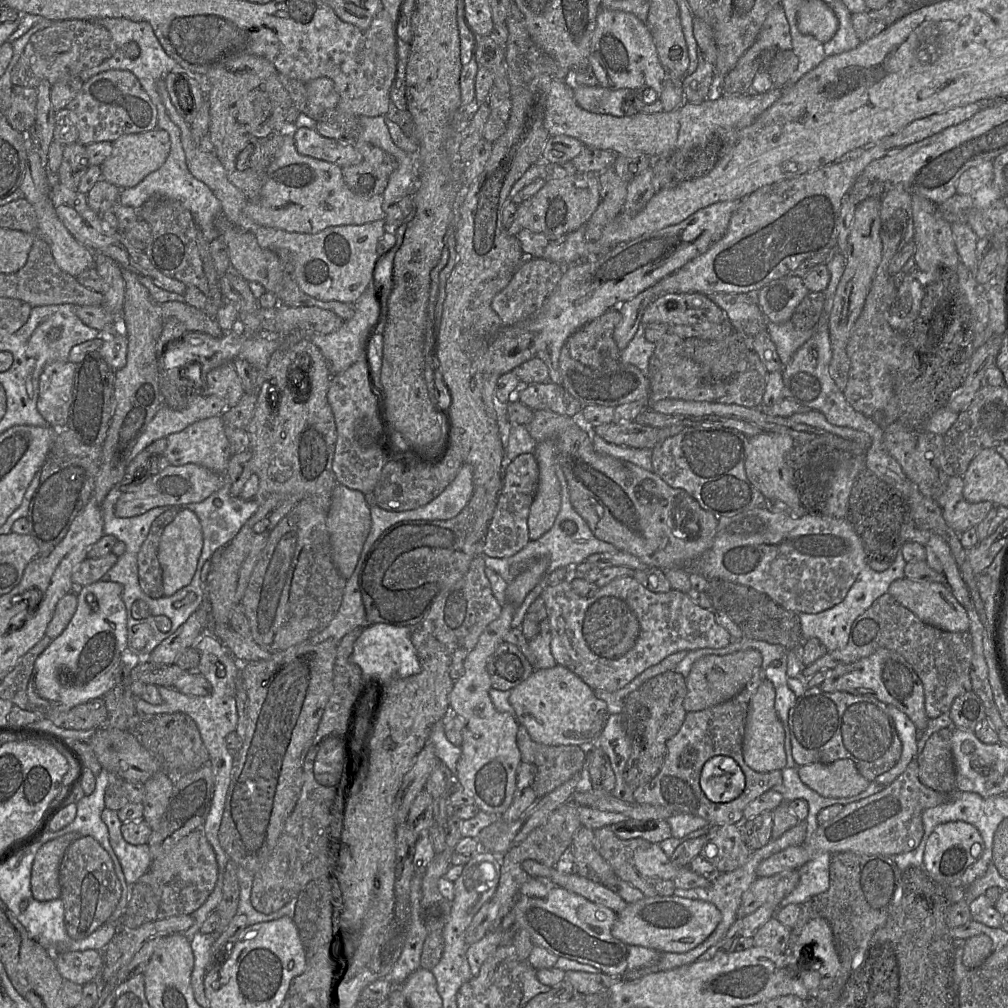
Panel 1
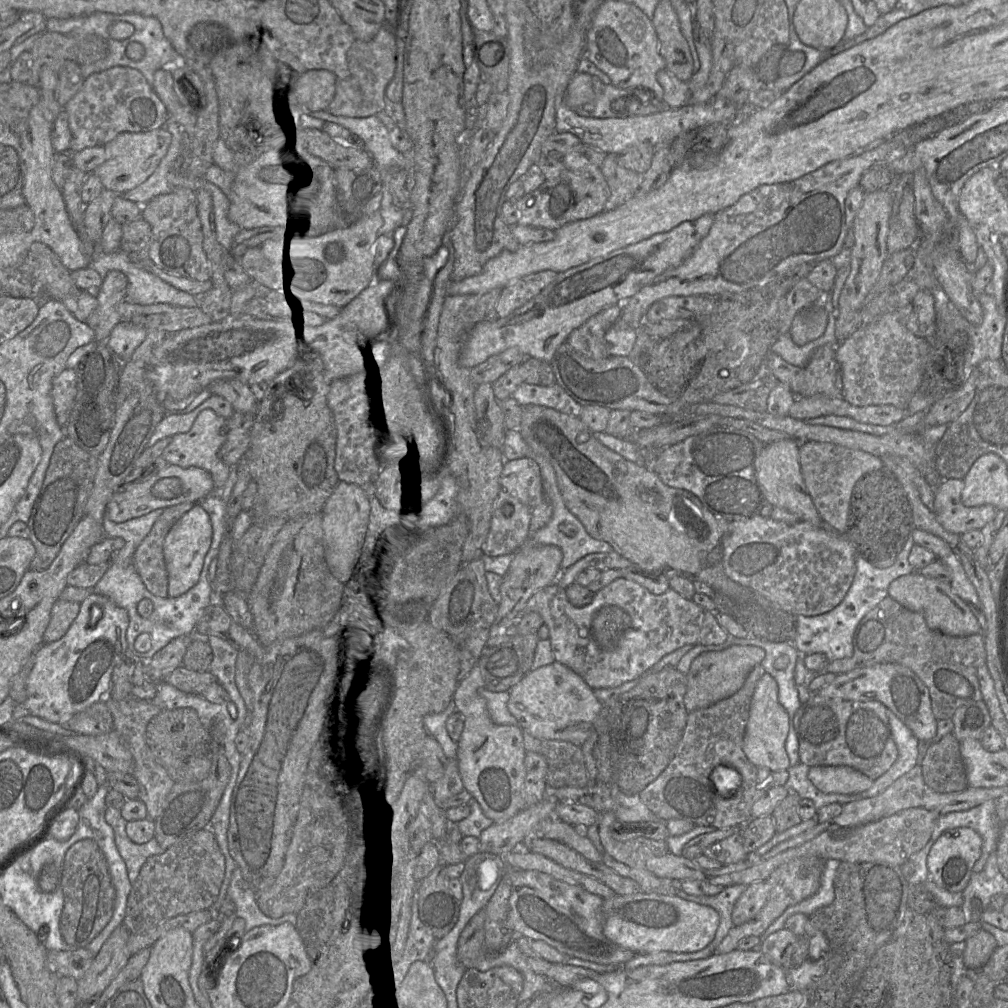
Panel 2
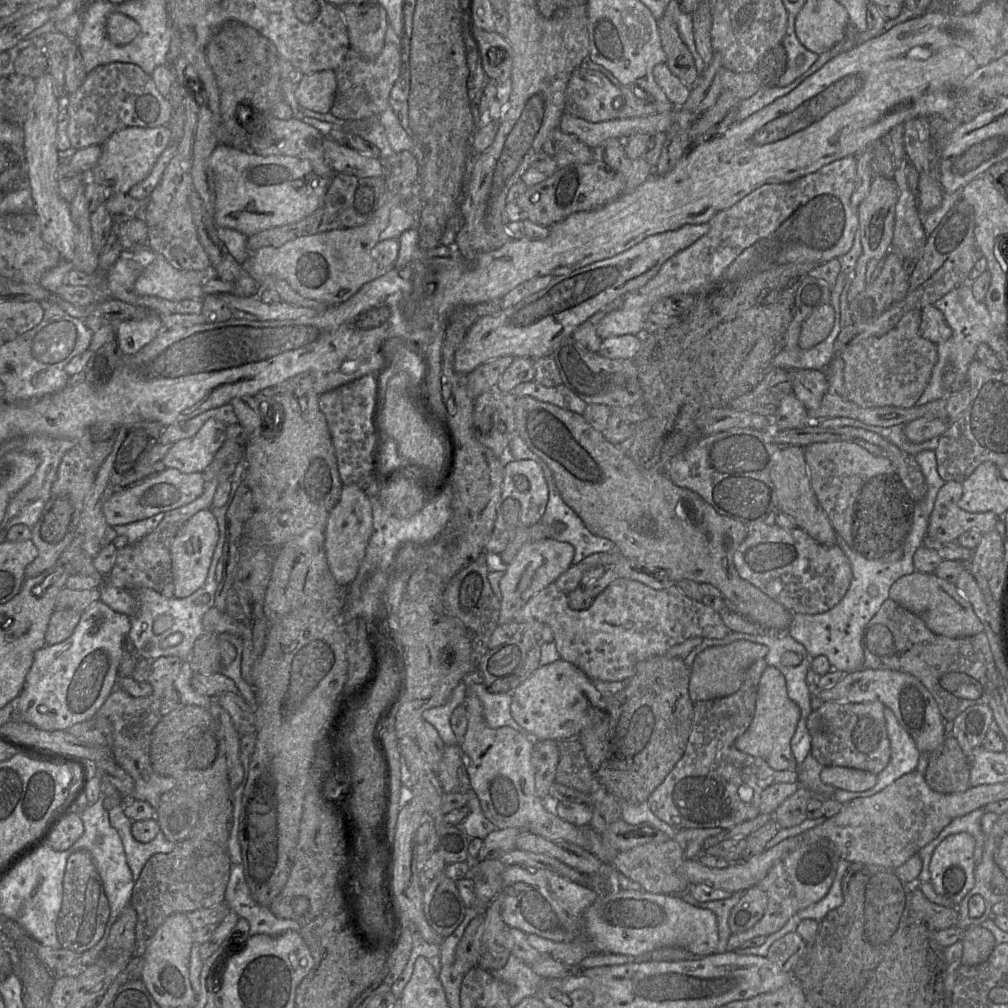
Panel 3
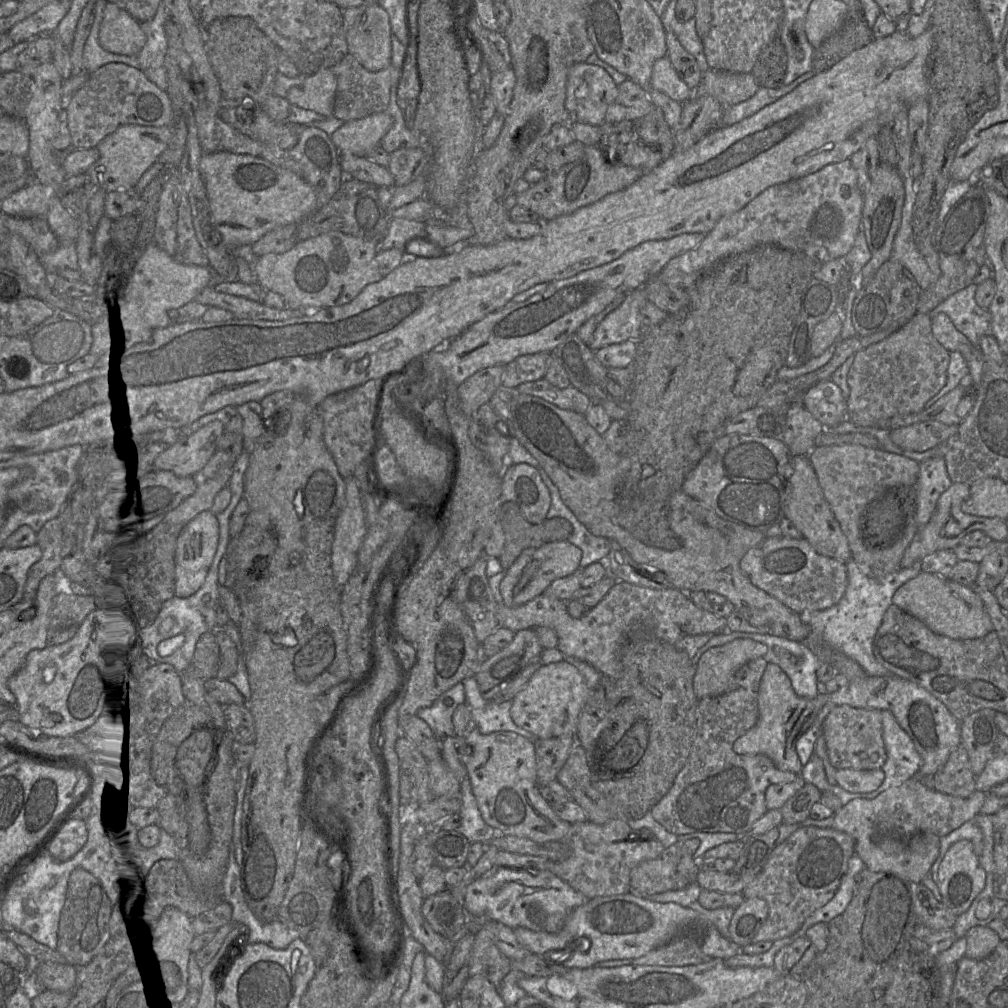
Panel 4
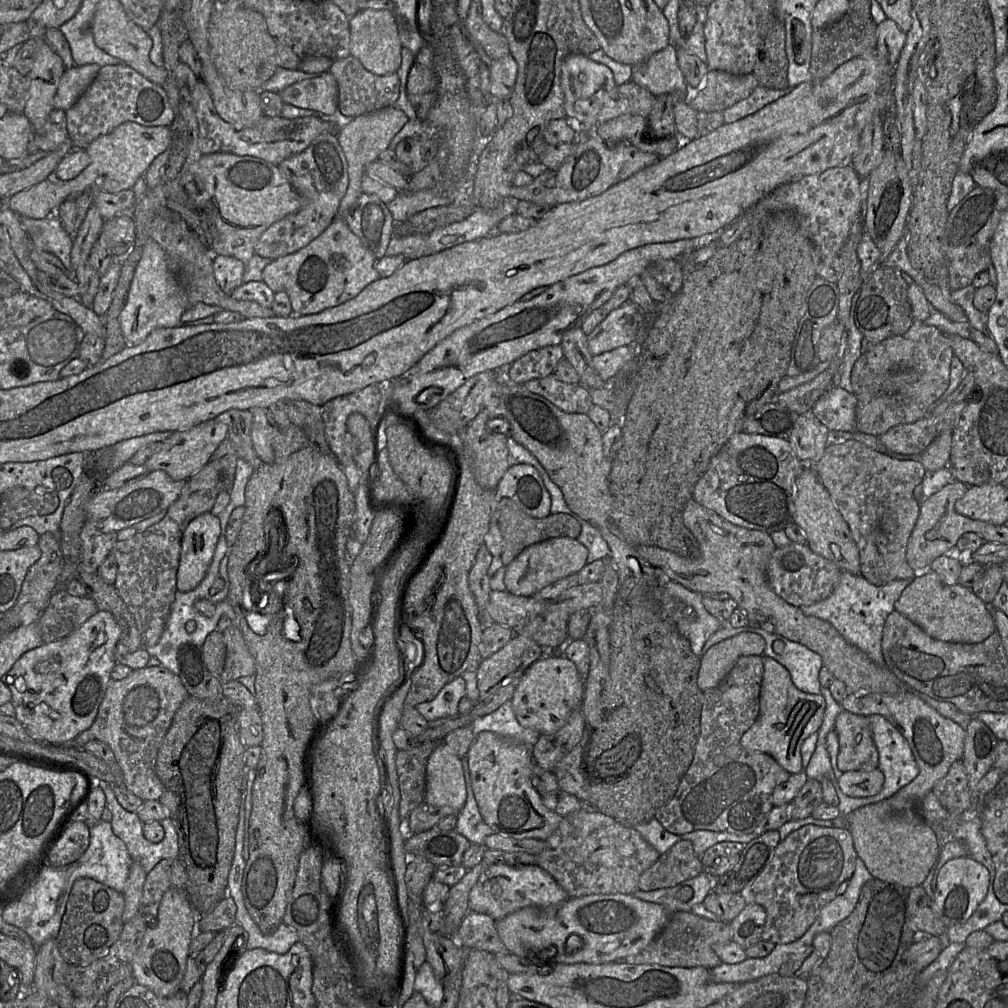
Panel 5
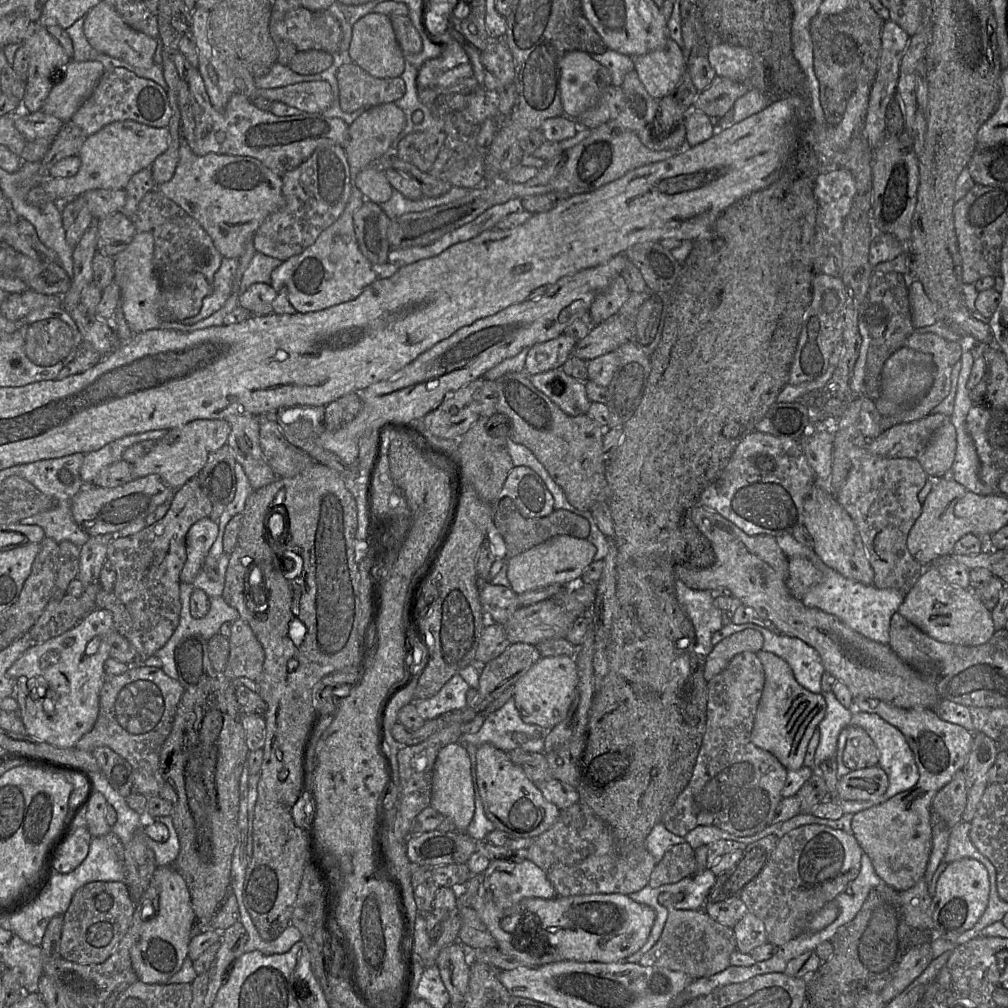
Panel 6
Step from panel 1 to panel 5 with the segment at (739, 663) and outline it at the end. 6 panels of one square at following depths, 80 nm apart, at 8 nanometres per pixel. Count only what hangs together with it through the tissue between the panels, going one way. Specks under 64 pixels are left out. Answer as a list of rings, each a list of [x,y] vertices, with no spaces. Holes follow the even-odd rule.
[[[742,632],[713,645],[700,657],[699,688],[705,692],[717,687],[741,656],[762,656],[765,647],[764,638],[752,632]]]

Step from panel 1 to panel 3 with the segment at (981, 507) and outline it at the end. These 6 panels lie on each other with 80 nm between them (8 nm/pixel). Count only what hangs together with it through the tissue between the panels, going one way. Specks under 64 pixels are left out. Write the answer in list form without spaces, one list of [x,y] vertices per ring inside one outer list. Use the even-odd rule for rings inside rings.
[[[948,481],[940,488],[929,518],[927,536],[938,541],[957,541],[958,537],[968,530],[978,530],[986,533],[995,528],[999,517],[993,512],[970,513],[958,506],[958,501],[963,494],[961,482]]]

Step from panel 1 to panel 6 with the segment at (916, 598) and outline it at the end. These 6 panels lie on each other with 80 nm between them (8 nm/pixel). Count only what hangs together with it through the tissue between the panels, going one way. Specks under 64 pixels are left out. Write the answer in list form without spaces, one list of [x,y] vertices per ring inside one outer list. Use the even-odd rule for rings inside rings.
[[[936,565],[924,569],[921,577],[905,595],[904,601],[900,605],[898,611],[928,636],[943,643],[979,646],[988,642],[995,632],[991,611],[976,597],[973,590],[971,588],[967,589],[955,586],[947,582],[938,571]]]

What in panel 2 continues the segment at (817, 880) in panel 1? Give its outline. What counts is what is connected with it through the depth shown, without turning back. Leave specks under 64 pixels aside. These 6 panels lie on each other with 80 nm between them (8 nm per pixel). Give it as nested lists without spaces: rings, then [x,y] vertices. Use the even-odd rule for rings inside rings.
[[[828,859],[826,861],[825,869],[821,876],[820,886],[818,890],[809,898],[788,907],[784,913],[778,917],[761,935],[762,941],[770,934],[785,928],[785,923],[791,915],[796,913],[810,915],[817,909],[827,906],[833,902],[835,897],[834,877],[839,862],[841,861],[844,860]]]

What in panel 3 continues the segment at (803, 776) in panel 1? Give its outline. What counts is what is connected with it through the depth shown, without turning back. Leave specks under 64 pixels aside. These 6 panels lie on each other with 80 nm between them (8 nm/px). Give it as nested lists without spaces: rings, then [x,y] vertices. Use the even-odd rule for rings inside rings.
[[[826,766],[820,772],[823,783],[851,792],[863,792],[875,786],[877,774],[849,767]]]

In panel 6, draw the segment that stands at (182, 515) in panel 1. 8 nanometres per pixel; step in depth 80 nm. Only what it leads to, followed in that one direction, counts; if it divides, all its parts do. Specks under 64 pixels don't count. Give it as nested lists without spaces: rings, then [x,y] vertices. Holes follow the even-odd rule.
[[[210,517],[195,522],[186,535],[186,561],[180,572],[180,583],[192,583],[203,568],[208,551],[219,532],[218,524]]]

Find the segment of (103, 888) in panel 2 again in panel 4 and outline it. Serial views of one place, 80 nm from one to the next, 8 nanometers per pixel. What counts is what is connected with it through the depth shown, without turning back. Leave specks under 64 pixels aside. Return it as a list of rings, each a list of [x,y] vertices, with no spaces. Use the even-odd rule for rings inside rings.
[[[82,868],[71,872],[60,913],[56,946],[56,951],[65,957],[67,964],[82,967],[101,952],[112,937],[109,920],[113,908],[113,903],[96,877]]]

